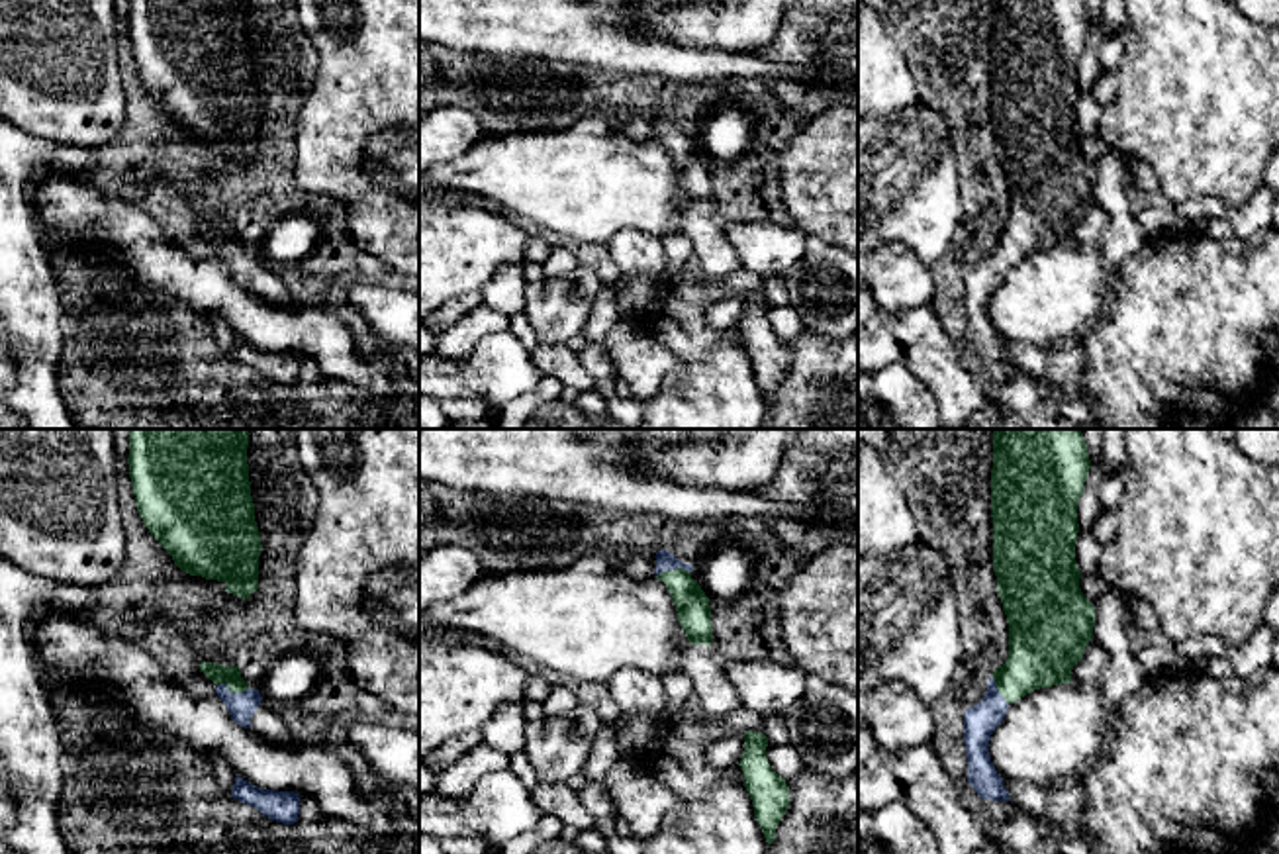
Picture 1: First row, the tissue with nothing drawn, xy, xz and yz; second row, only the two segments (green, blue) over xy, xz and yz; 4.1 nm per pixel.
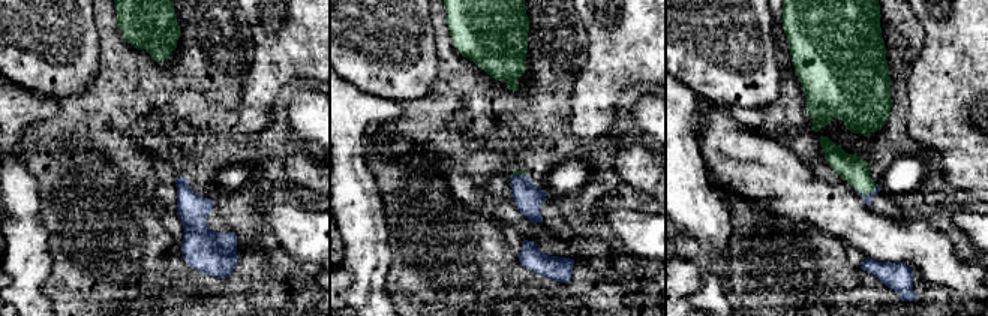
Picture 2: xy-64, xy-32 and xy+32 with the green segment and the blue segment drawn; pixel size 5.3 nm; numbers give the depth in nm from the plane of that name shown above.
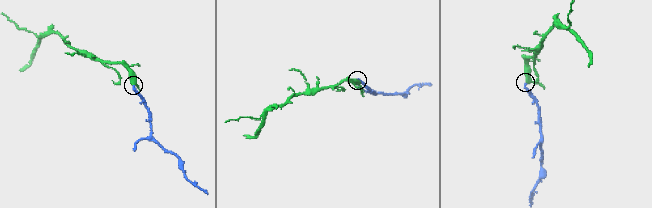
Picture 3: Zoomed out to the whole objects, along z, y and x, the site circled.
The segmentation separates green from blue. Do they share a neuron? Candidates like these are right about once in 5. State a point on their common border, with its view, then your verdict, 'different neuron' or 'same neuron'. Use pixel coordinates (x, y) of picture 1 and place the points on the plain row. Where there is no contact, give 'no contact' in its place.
meets green in xy at (234, 253); same neuron

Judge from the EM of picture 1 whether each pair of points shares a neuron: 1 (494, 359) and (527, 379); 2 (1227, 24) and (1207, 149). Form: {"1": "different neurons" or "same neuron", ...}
{"1": "same neuron", "2": "same neuron"}

